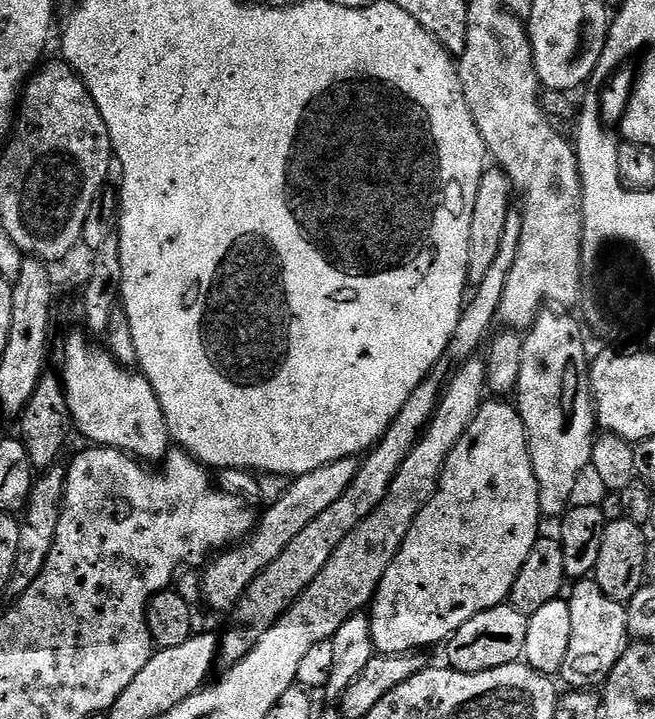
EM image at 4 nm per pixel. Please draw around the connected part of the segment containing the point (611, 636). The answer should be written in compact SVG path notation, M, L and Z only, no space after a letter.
M585 578L577 580L571 585L566 599L570 606L570 646L566 650L563 671L569 672L572 677L568 680L567 687L572 690L592 690L597 687L596 680L592 676L603 677L612 671L612 667L618 662L626 645L629 643L628 634L628 610L621 601L610 598L596 585L595 579Z

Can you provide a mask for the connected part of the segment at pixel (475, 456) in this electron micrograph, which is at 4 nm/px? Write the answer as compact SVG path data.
M492 398L481 404L480 408L472 416L465 433L450 451L446 458L444 468L441 470L440 479L437 482L436 492L421 508L421 512L414 518L406 538L400 544L396 556L380 579L376 588L376 594L370 601L370 619L372 621L372 646L377 653L386 656L396 656L399 652L415 652L425 650L430 644L447 641L452 633L459 630L463 624L470 622L474 614L478 614L487 608L496 608L505 603L511 597L514 578L518 578L518 570L522 570L522 562L530 554L530 550L536 545L540 532L540 495L542 489L536 480L536 472L532 469L532 456L528 453L528 436L524 433L524 422L519 411L511 403L500 398Z

